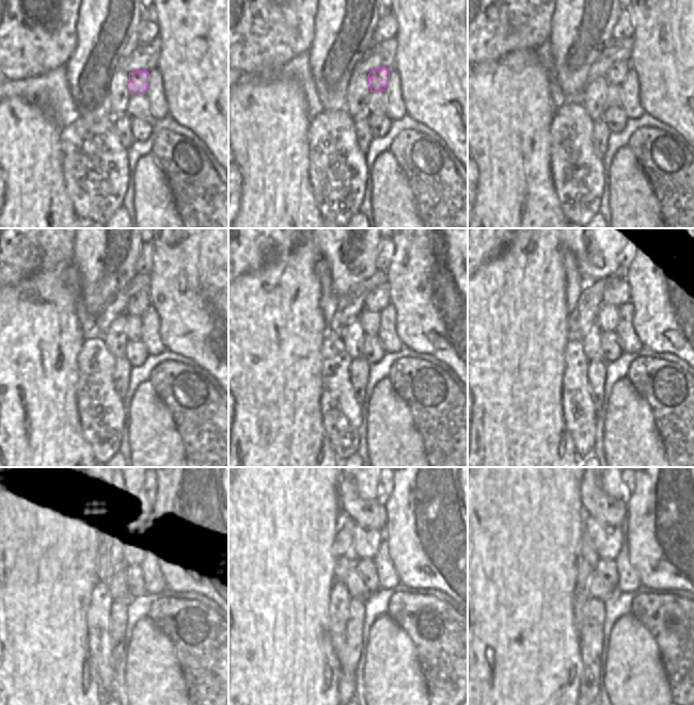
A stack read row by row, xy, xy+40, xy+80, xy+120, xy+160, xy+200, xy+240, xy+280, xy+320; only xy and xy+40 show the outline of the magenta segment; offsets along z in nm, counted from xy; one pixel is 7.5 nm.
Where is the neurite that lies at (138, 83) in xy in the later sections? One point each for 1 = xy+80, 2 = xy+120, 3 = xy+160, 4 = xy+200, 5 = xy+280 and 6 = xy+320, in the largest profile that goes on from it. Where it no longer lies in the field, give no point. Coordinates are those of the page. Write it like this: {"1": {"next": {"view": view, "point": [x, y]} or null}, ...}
{"1": {"next": {"view": "xy+80", "point": [616, 74]}}, "2": {"next": {"view": "xy+120", "point": [139, 303]}}, "3": {"next": {"view": "xy+160", "point": [379, 299]}}, "4": {"next": {"view": "xy+200", "point": [616, 292]}}, "5": {"next": {"view": "xy+280", "point": [367, 514]}}, "6": {"next": {"view": "xy+320", "point": [596, 501]}}}

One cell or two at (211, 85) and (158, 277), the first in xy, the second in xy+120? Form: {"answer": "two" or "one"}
{"answer": "one"}

